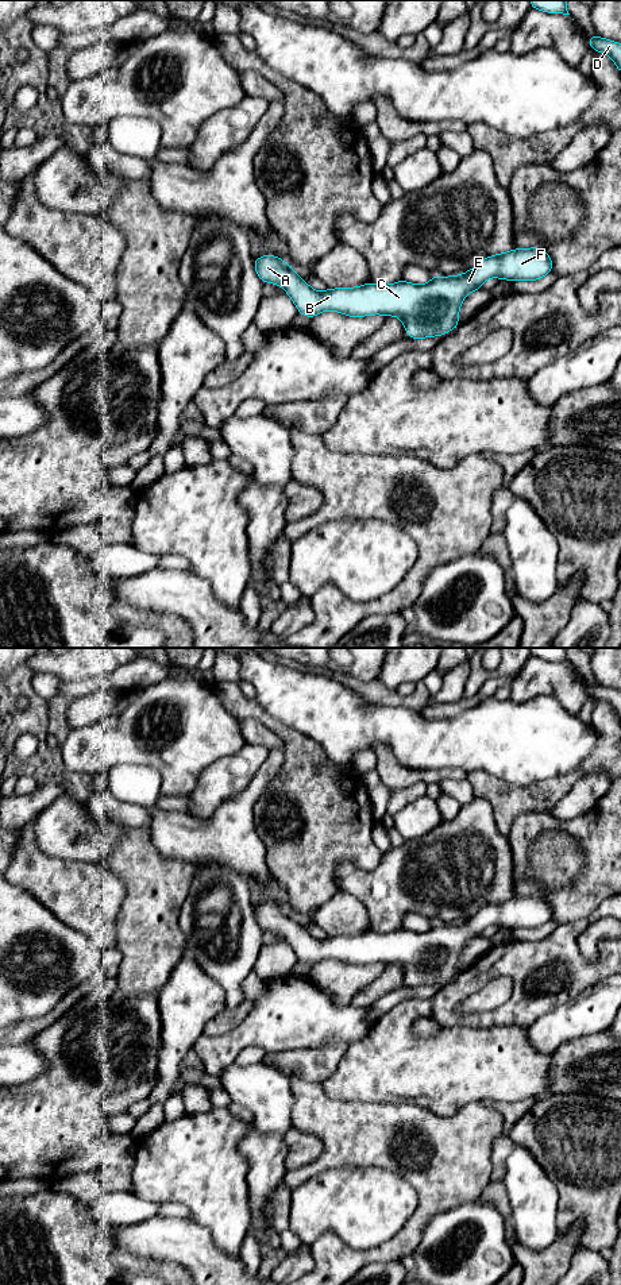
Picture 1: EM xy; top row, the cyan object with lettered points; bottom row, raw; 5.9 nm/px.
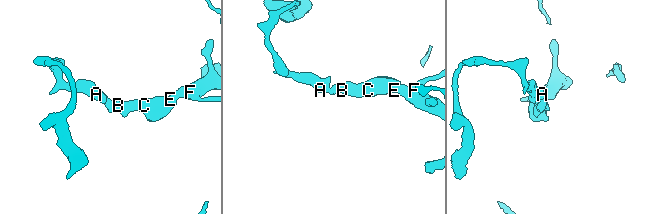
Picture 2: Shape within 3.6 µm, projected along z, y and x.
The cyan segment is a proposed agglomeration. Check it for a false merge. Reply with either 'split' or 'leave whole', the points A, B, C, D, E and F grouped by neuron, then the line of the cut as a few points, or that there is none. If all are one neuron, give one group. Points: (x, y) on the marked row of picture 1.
leave whole; groups A B C D E F; cut none

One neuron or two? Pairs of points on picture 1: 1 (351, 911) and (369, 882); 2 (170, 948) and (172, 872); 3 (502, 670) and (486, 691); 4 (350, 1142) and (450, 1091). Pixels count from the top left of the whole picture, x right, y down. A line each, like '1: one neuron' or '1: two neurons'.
1: two neurons
2: one neuron
3: two neurons
4: two neurons

